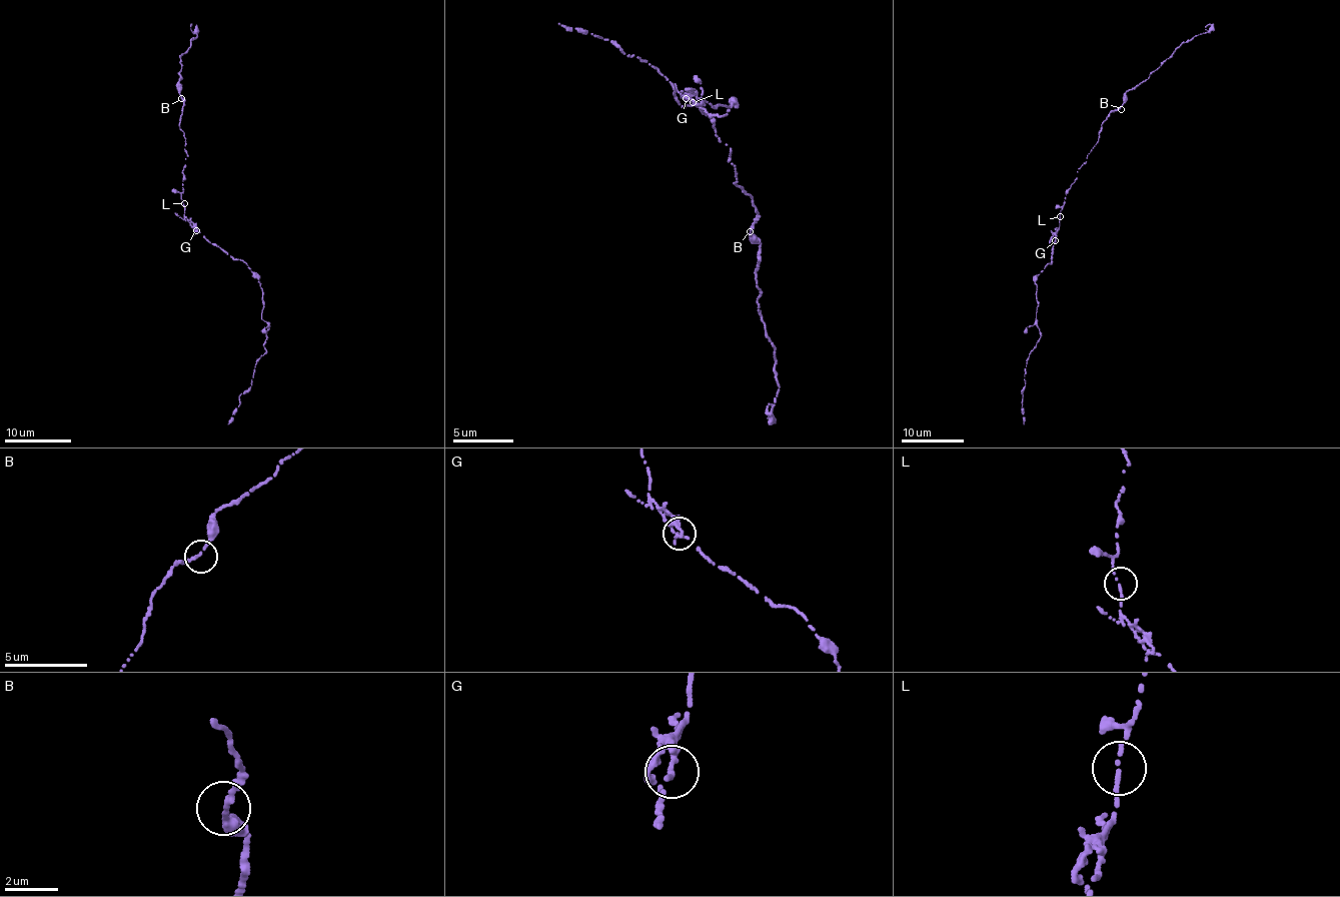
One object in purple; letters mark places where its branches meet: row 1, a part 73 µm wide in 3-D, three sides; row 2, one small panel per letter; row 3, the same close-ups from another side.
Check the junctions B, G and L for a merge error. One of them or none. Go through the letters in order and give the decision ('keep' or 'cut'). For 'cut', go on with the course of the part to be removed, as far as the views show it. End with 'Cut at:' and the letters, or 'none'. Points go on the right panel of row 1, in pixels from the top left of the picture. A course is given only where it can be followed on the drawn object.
B: keep
G: keep
L: keep
Cut at: none

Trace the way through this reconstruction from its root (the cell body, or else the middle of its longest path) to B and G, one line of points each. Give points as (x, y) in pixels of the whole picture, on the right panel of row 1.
B: (1060, 216), (1066, 190), (1100, 137), (1102, 122), (1110, 113), (1121, 109)
G: (1060, 216), (1055, 241)

